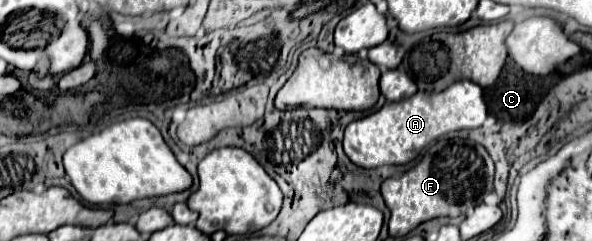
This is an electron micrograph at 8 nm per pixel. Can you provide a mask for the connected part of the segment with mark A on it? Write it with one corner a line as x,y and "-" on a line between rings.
459,80
437,94
417,92
403,102
389,102
379,112
351,122
345,128
343,150
349,160
361,168
377,168
383,164
407,164
439,136
465,128
479,128
487,118
483,90
471,80

